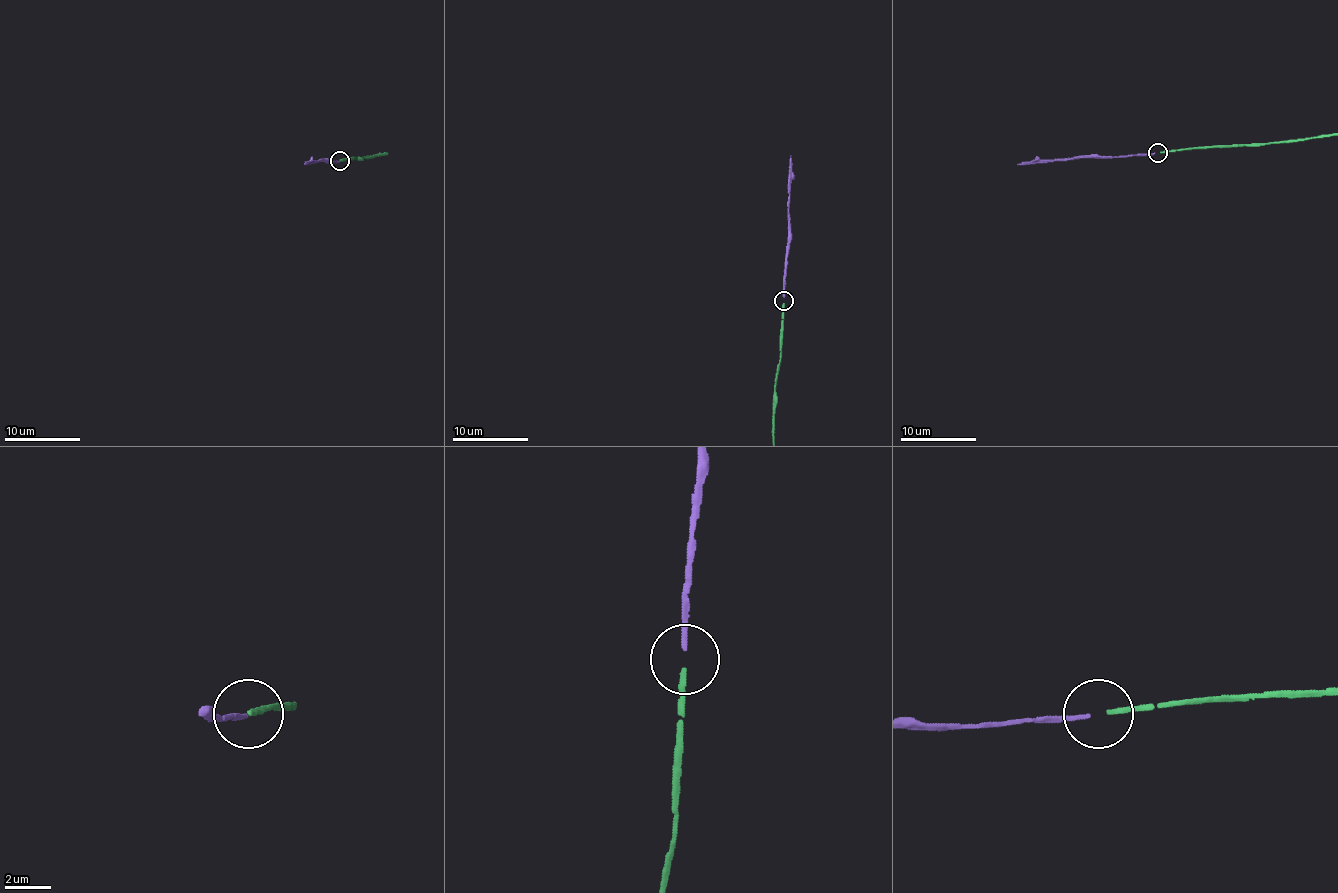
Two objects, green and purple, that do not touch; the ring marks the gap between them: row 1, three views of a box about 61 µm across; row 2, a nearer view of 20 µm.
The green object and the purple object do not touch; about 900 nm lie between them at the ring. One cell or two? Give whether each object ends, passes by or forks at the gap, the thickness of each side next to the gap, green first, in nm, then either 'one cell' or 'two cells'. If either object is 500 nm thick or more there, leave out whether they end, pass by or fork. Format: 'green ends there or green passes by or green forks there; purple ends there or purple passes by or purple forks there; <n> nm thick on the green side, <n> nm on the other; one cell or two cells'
green ends there; purple ends there; 220 nm thick on the green side, 200 nm on the other; one cell

